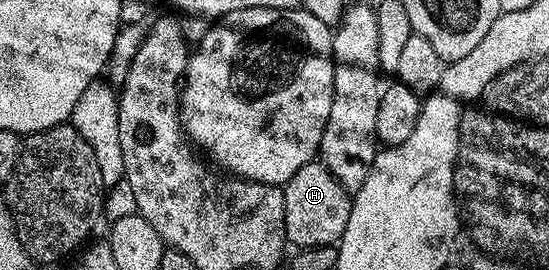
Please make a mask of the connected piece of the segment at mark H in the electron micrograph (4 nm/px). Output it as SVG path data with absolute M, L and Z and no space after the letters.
M321 161L301 165L290 181L282 184L285 197L285 233L292 248L333 247L349 225L352 196Z

